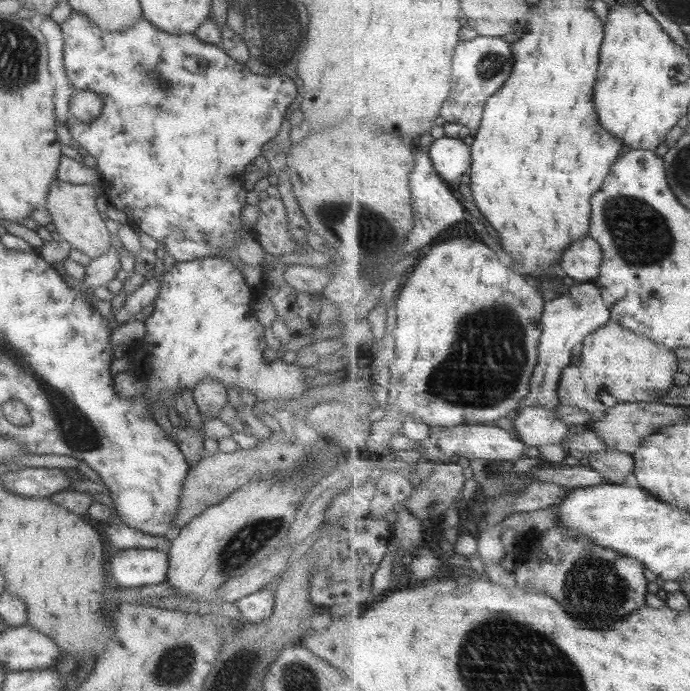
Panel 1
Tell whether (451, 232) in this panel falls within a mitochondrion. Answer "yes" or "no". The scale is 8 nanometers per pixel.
no

